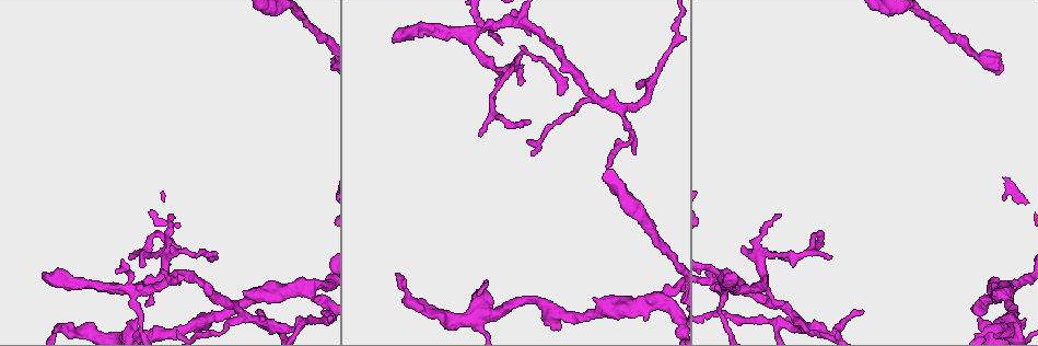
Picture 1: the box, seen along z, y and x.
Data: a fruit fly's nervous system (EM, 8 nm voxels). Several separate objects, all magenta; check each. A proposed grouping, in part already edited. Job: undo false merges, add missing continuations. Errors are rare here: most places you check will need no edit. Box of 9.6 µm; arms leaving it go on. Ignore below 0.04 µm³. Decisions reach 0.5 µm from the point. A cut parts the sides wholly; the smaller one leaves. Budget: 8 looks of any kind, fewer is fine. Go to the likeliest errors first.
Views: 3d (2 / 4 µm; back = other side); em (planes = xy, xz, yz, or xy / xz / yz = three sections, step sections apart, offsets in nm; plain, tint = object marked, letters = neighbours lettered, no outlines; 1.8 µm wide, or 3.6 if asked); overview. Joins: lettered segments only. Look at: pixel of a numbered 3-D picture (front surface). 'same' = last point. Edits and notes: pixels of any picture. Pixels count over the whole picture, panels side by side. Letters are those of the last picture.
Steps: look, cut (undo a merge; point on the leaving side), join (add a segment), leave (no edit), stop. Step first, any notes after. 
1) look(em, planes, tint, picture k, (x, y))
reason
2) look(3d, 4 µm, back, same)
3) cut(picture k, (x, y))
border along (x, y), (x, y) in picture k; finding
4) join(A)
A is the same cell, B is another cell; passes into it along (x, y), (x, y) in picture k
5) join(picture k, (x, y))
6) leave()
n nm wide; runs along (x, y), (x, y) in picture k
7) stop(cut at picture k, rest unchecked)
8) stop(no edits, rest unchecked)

look(3d, 2 µm, picture 1, (479, 30))
four or more arms meet

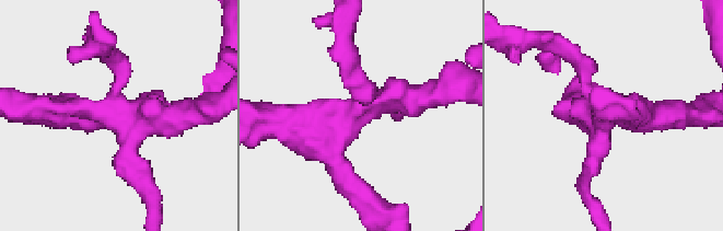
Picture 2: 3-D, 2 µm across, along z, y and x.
look(em, planes, letters, picture 2, (111, 112))
shape alone is not enough

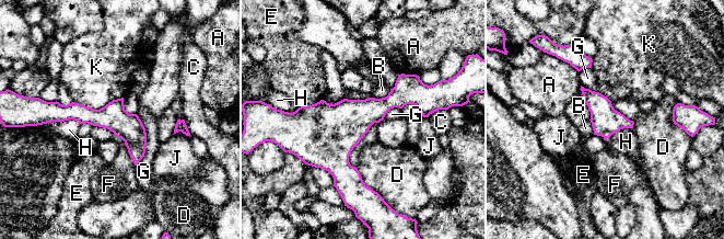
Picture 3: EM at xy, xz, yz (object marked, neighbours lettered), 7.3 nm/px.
leave()
G touches over 380 nm; A, B, C, D, E, F, G, H, J and K are other cells; border along (80, 123), (65, 120), (46, 124) in picture 3; one cell here

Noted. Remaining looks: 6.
look(em, xz, step 8, tint, picture 1, (618, 108))
three-way junction

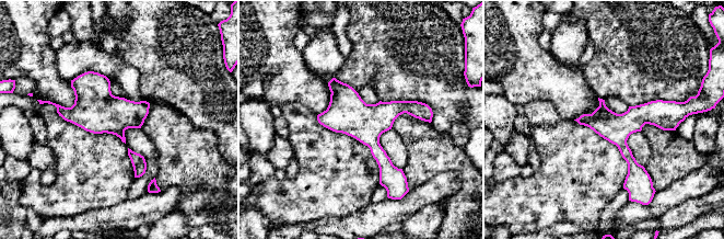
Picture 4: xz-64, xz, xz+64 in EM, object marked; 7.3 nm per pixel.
look(em, planes, letters, same)
cut it another way

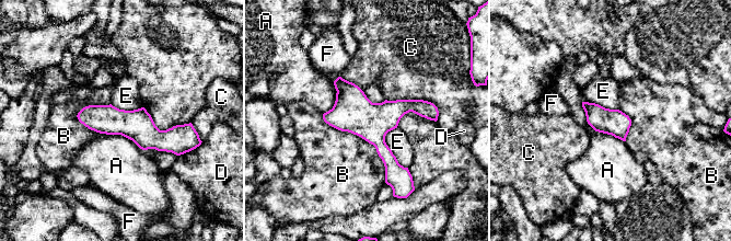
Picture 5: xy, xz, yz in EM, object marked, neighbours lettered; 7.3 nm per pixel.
leave()
A, B, C, D, E and F are other cells; one cell here

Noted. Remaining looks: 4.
look(3d, 2 µm, picture 1, (179, 246))
tapers out

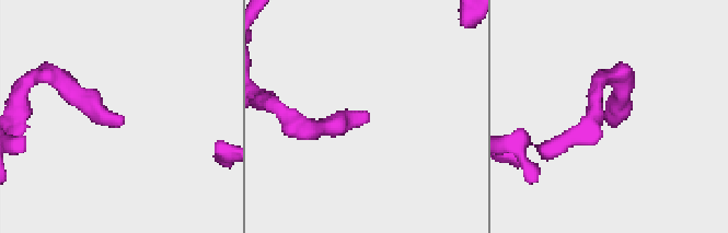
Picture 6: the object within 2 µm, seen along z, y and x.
look(em, planes, letters, picture 6, (367, 118))
shape alone is not enough

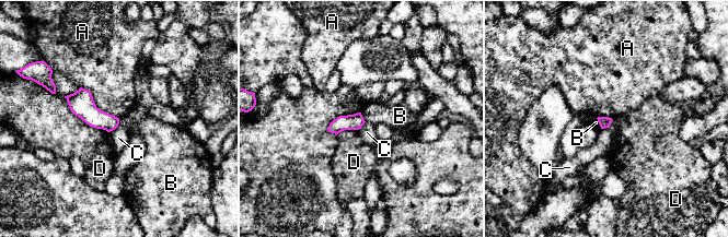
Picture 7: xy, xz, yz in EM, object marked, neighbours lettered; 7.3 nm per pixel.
leave()
A, B, C and D are other cells; border along (612, 118), (609, 126), (601, 129) in picture 7; no lettered segment goes on from it

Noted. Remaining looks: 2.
look(em, planes, letters, picture 1, (782, 304))
thin end

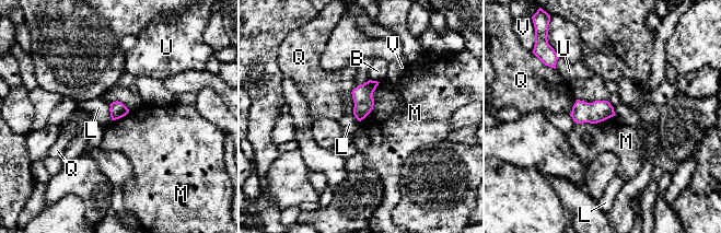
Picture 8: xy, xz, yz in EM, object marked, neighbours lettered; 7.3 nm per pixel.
leave()
M touches over 340 nm; B, L, M, Q, U and V are other cells; border along (380, 82), (373, 108), (359, 121) in picture 8; none of them fits

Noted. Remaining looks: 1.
stop(no edits, rest unchecked)

